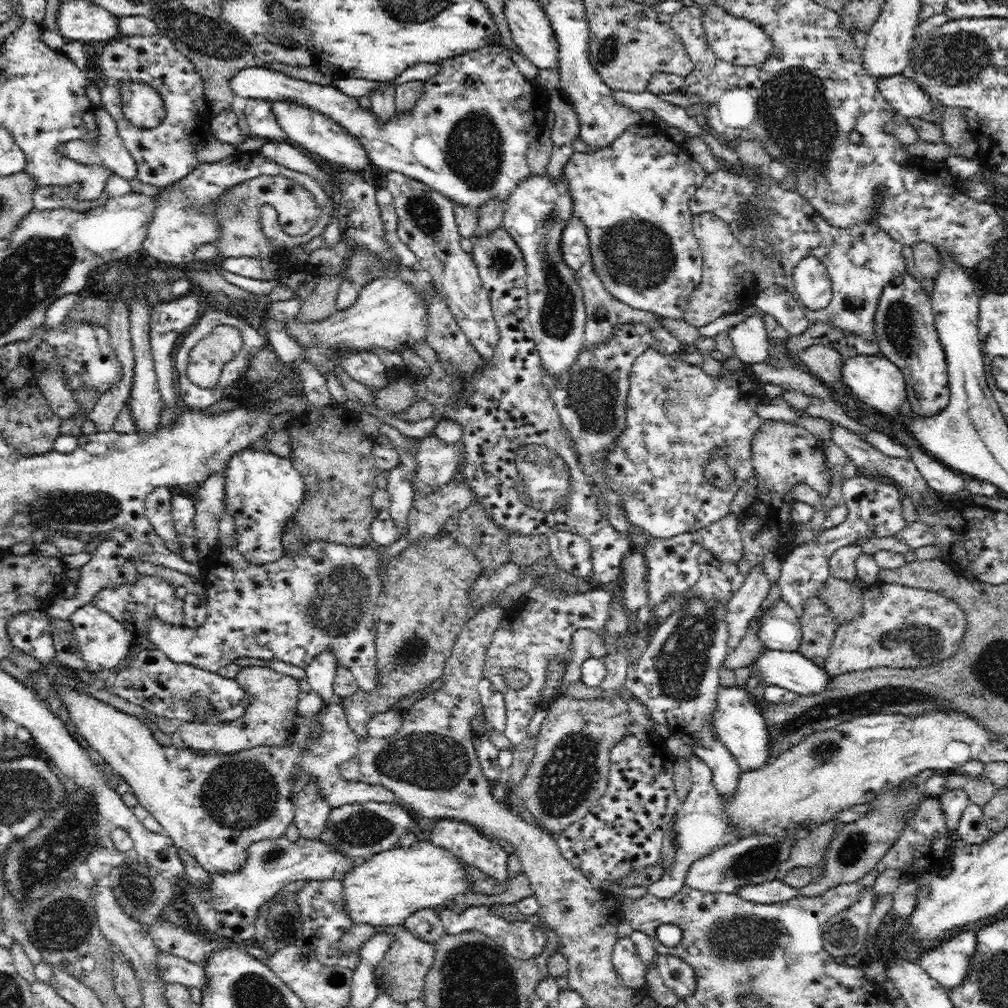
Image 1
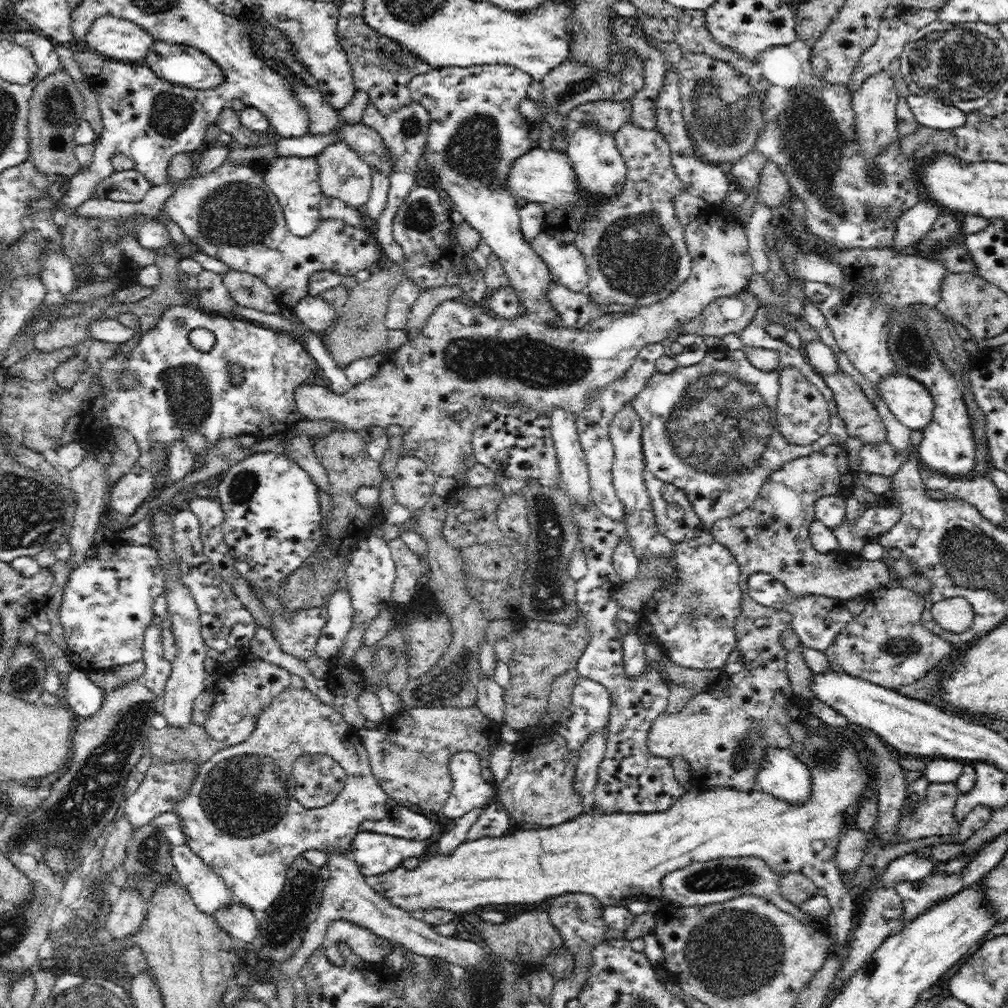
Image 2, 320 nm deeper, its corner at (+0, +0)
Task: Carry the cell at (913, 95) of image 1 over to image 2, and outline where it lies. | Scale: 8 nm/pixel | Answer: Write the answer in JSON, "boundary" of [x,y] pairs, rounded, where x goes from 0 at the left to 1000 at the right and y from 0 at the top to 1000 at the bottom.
{"boundary":[[[902,92],[901,105],[907,112],[909,119],[923,127],[932,129],[945,129],[956,125],[959,113],[946,104],[939,104],[927,95]]]}

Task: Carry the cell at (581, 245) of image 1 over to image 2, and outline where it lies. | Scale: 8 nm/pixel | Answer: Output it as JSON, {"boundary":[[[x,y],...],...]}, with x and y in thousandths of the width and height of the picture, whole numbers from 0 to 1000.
{"boundary":[[[536,230],[527,241],[541,259],[548,277],[567,290],[584,291],[583,266],[570,241],[560,243],[542,230]]]}

